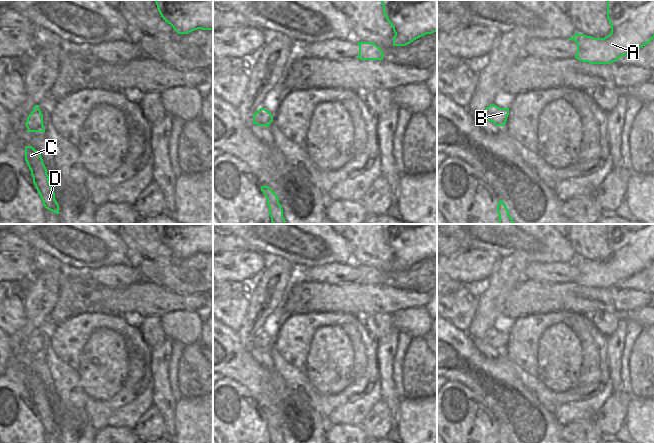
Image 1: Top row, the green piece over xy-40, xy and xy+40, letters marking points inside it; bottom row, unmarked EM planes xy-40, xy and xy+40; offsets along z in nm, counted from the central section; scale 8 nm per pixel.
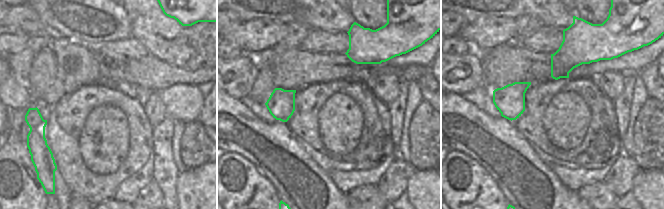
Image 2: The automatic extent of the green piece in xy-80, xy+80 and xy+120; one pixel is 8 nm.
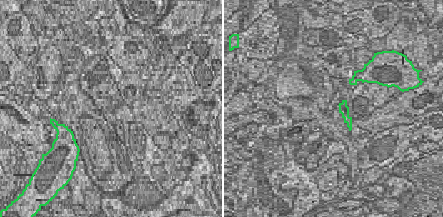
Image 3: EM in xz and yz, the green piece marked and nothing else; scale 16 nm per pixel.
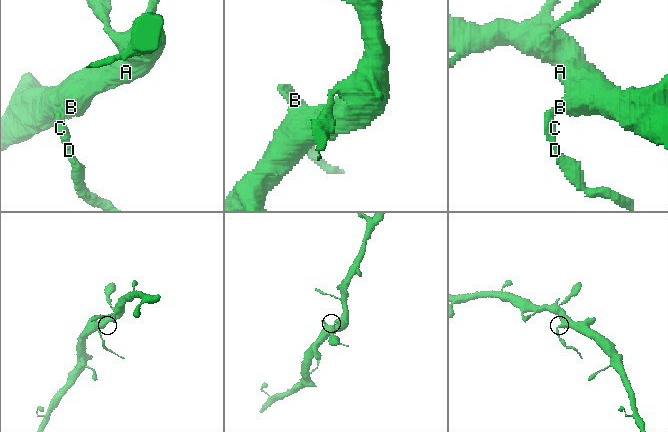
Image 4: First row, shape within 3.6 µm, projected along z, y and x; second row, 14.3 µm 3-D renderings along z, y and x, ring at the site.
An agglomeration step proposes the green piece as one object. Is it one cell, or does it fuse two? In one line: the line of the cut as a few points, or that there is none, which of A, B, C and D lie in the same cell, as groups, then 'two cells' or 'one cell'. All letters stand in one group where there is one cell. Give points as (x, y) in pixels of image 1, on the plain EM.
cut xy+40 (486, 333), (492, 345); groups A B / C D; two cells

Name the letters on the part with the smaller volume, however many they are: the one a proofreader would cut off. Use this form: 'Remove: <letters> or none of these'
Remove: C, D

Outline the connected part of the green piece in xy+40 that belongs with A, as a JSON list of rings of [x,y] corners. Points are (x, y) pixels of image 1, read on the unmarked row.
[[[606,224],[607,243],[611,249],[611,257],[604,262],[594,262],[575,257],[569,264],[577,267],[575,282],[590,288],[610,288],[618,282],[626,280],[654,262],[654,224]]]

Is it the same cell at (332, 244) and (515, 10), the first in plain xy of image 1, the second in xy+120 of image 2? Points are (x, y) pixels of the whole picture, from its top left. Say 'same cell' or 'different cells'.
same cell

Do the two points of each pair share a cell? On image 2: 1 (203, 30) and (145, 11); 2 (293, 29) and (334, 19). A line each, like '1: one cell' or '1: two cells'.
1: one cell
2: two cells

